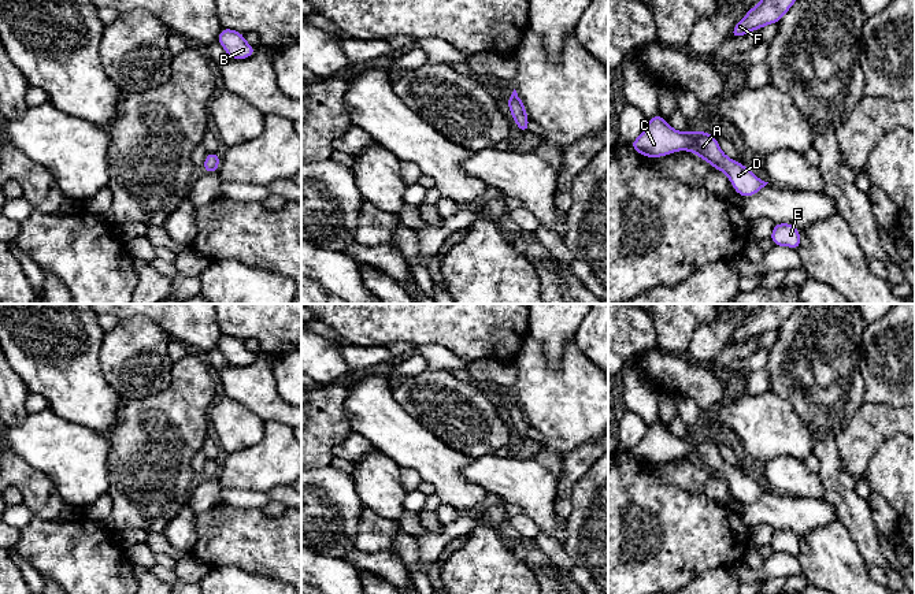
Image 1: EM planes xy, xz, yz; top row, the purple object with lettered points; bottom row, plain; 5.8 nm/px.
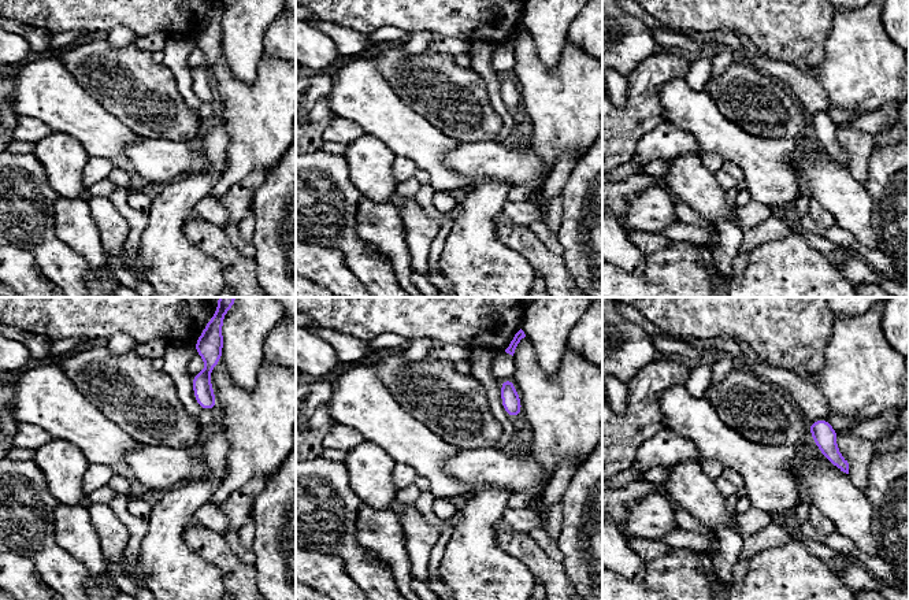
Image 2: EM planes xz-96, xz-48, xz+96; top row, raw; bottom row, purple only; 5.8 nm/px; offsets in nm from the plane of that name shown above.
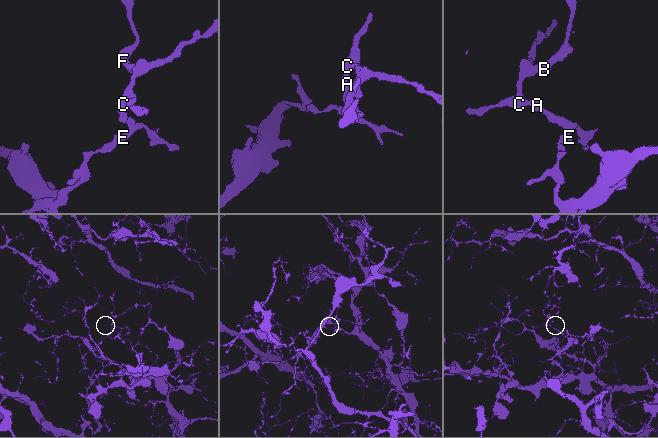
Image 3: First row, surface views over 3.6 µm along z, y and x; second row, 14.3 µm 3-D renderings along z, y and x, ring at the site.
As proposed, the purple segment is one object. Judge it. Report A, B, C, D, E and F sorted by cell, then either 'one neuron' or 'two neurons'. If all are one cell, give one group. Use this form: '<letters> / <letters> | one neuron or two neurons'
A B C D E F | one neuron

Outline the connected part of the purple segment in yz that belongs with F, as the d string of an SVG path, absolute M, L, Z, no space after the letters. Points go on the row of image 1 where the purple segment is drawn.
M760 0L734 25L730 38L738 38L752 30L778 23L796 1L797 0Z

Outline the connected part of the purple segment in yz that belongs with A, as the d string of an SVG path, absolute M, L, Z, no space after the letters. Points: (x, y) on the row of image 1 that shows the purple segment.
M660 112L647 122L644 131L629 145L649 159L689 151L723 171L741 197L759 193L768 182L756 177L747 166L727 157L714 134L707 131L677 131L666 122Z

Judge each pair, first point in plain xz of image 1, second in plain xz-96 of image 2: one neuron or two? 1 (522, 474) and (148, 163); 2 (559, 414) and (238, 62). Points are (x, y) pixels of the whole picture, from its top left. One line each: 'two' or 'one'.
1: one
2: two

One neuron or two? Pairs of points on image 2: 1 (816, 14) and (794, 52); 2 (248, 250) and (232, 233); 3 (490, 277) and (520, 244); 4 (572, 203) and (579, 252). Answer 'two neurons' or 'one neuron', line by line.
1: one neuron
2: one neuron
3: two neurons
4: one neuron

